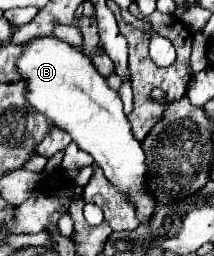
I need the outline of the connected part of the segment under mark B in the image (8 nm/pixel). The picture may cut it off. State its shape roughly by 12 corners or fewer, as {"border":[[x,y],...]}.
{"border":[[55,35],[17,59],[27,101],[149,223],[141,143],[93,59]]}

